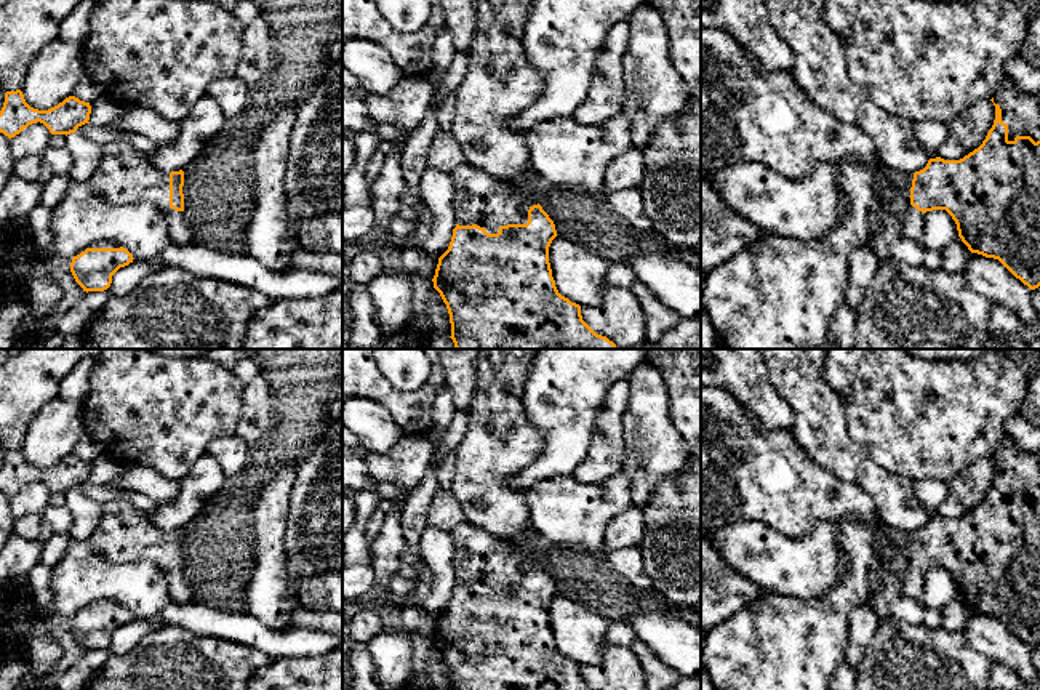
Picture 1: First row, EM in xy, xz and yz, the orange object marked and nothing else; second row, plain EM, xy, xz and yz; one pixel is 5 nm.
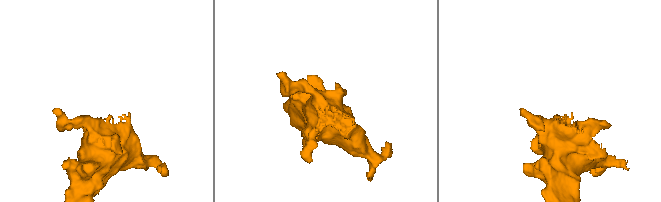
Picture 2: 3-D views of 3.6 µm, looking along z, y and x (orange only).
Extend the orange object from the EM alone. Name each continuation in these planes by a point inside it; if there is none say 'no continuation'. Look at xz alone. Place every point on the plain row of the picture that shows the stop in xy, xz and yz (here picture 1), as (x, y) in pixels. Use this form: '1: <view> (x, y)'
1: xz (480, 557)

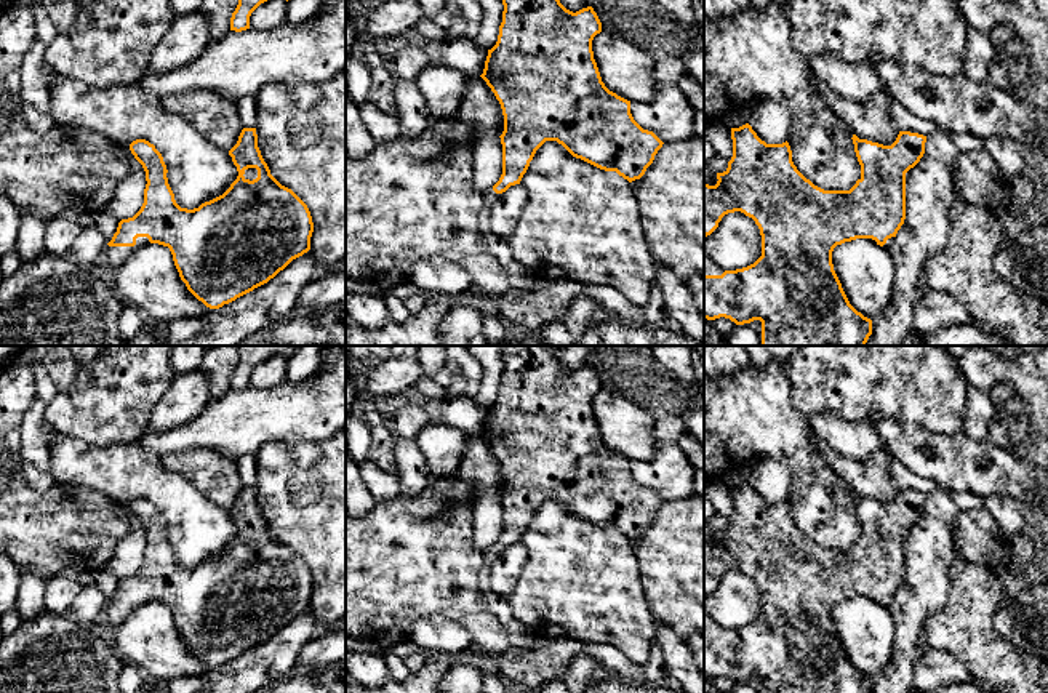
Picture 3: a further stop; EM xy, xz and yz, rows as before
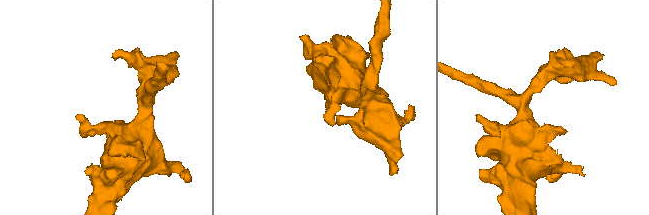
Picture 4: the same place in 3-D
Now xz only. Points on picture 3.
1: xz (520, 636)

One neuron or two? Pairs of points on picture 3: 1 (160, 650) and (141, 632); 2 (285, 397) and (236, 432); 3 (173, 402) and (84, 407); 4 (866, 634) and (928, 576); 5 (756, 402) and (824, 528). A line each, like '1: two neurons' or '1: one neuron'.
1: one neuron
2: one neuron
3: two neurons
4: two neurons
5: one neuron

